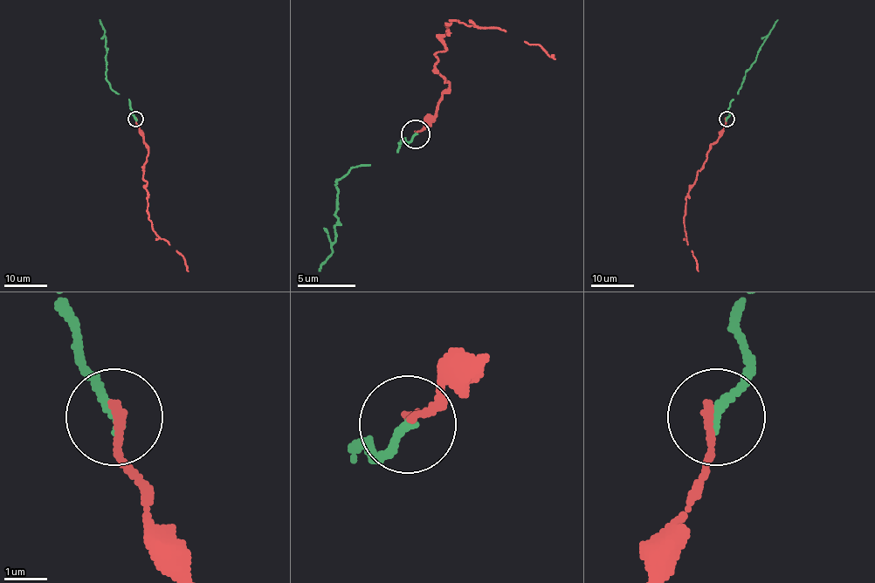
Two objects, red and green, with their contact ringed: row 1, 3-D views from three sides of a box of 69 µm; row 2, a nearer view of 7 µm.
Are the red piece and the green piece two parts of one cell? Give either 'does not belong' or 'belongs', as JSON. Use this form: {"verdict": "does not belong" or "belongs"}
{"verdict": "belongs"}

